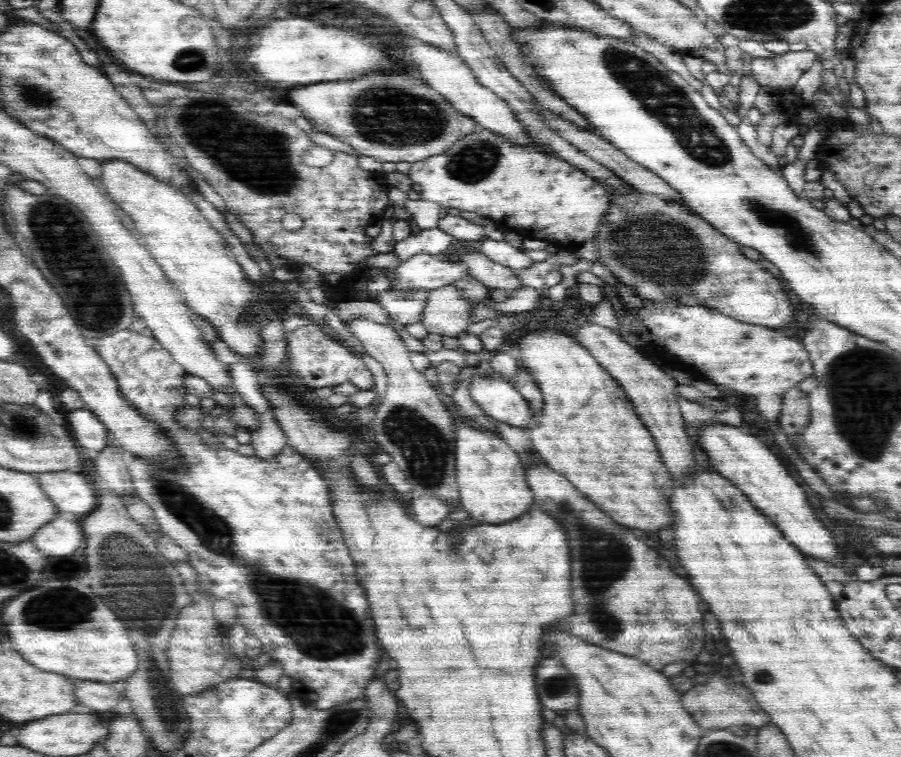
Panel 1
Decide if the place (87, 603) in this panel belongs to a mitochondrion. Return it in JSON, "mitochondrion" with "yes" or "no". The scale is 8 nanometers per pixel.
{"mitochondrion":"yes"}

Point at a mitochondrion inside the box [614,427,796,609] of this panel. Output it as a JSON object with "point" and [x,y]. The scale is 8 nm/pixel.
{"point":[732,504]}

